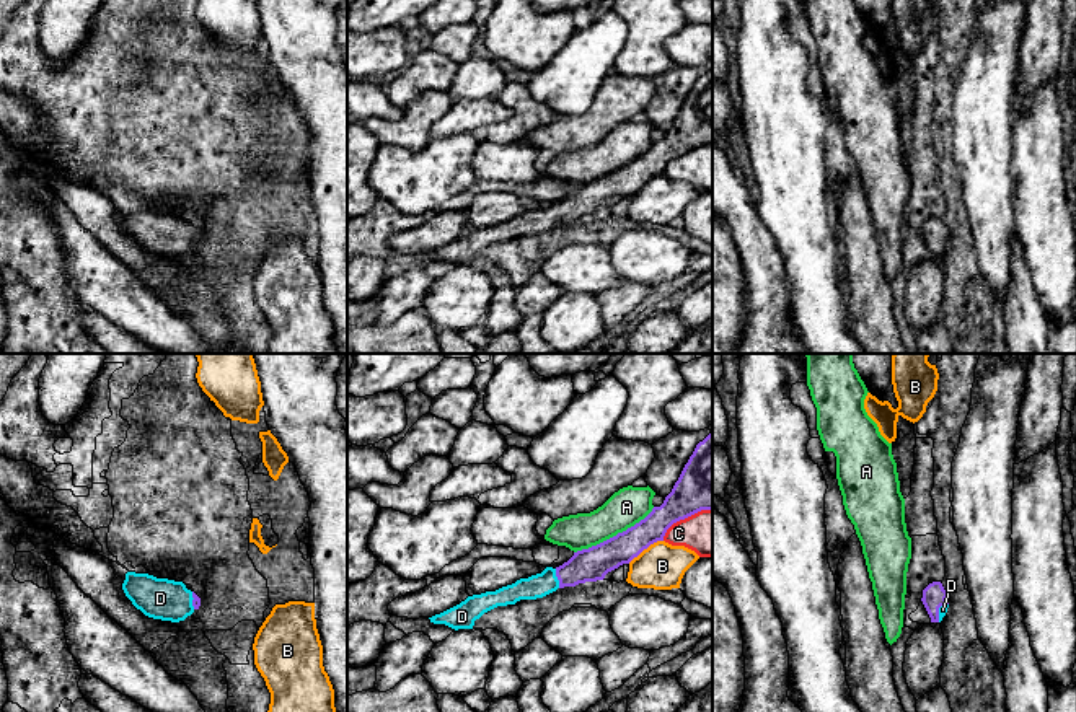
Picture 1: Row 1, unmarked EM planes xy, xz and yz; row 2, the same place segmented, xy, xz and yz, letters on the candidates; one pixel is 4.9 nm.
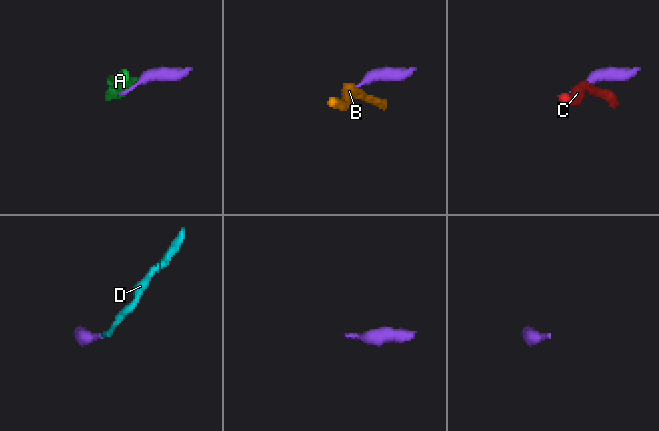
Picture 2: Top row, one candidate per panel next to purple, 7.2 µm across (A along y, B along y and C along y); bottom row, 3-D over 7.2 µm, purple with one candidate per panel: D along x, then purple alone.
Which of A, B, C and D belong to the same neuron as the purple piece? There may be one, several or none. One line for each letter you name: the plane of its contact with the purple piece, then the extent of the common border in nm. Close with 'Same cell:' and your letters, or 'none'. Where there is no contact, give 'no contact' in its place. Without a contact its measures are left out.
D: xz | 100 nm
Same cell: D

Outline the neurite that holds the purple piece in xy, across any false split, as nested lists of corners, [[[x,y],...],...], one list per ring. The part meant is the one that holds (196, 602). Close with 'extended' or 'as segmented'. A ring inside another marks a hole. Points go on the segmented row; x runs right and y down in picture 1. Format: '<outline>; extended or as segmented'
[[[127,572],[122,583],[126,596],[145,616],[179,622],[201,606],[201,598],[183,582]]]; extended

